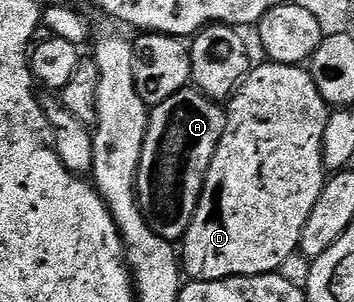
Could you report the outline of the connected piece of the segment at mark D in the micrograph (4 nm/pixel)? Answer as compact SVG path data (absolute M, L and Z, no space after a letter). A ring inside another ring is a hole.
M270 62L252 67L225 111L227 129L213 154L193 222L181 241L181 268L191 280L278 273L285 258L296 255L305 222L309 222L325 183L323 139L329 105L321 98L321 90L317 90L317 82L313 82L306 67Z

